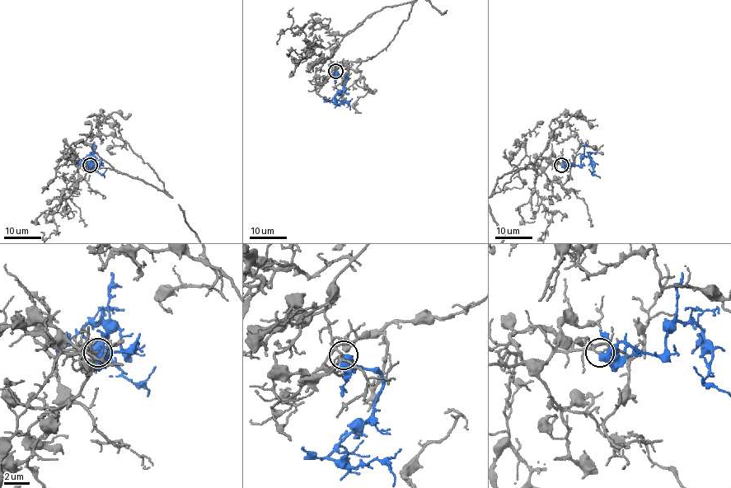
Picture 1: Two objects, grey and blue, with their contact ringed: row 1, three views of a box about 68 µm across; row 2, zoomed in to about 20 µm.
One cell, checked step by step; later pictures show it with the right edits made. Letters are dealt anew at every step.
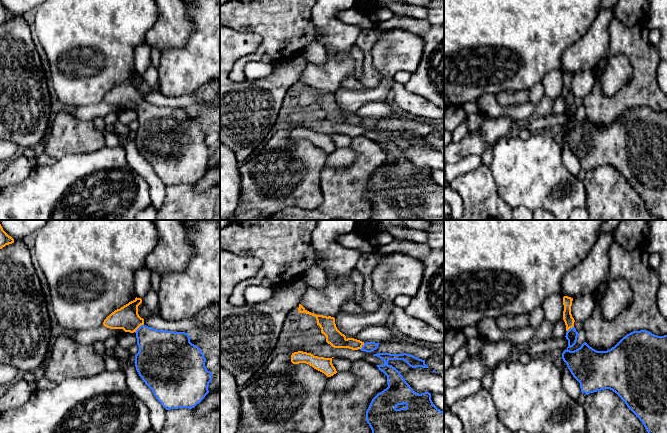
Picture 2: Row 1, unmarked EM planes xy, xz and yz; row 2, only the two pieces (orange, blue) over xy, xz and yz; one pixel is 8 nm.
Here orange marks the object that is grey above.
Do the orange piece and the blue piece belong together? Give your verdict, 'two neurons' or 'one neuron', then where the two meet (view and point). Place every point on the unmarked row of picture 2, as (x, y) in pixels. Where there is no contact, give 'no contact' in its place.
one neuron; meets orange in xy at (138, 103)

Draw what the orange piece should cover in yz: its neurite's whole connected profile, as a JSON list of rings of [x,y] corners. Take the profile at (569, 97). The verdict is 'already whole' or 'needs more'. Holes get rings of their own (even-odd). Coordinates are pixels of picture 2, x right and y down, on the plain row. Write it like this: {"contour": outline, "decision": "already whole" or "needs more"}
{"contour": [[[563,73],[568,123],[563,127],[562,135],[580,159],[581,168],[588,171],[604,165],[612,166],[639,194],[653,215],[667,220],[667,111],[657,112],[647,106],[633,107],[607,127],[597,127],[586,118],[570,127],[579,111],[571,90],[572,77],[571,73]]], "decision": "needs more"}

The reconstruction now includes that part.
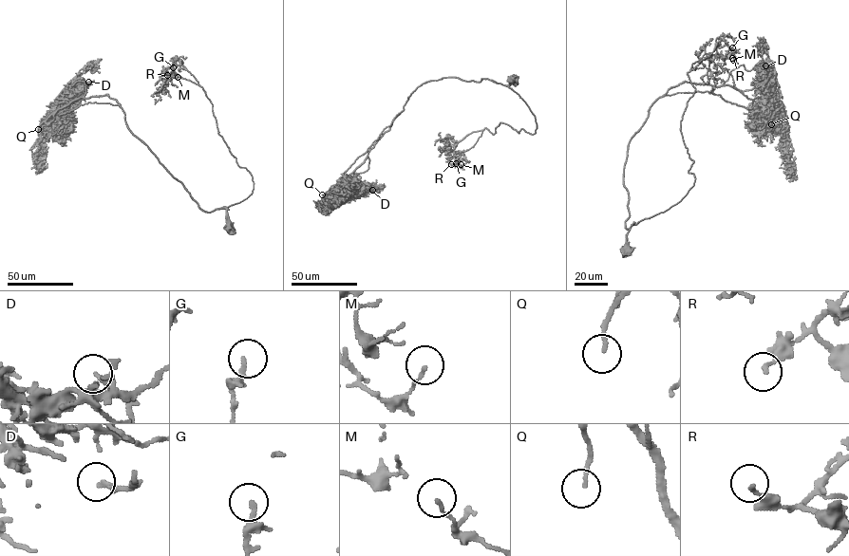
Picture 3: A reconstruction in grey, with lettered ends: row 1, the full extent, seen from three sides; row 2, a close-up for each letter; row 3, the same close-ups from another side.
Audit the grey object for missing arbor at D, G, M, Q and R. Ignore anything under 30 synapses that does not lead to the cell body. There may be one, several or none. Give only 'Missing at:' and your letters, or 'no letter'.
Missing at: D, Q

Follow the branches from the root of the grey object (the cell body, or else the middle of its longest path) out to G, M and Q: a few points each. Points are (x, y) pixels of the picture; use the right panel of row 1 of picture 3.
G: (626, 249), (633, 223), (693, 185), (680, 131), (695, 90), (687, 73), (732, 47)
M: (626, 249), (633, 223), (665, 212), (693, 185), (680, 131), (695, 90), (691, 64), (733, 60)
Q: (626, 249), (634, 223), (625, 227), (628, 145), (669, 89), (685, 82), (729, 85), (751, 99), (771, 124)

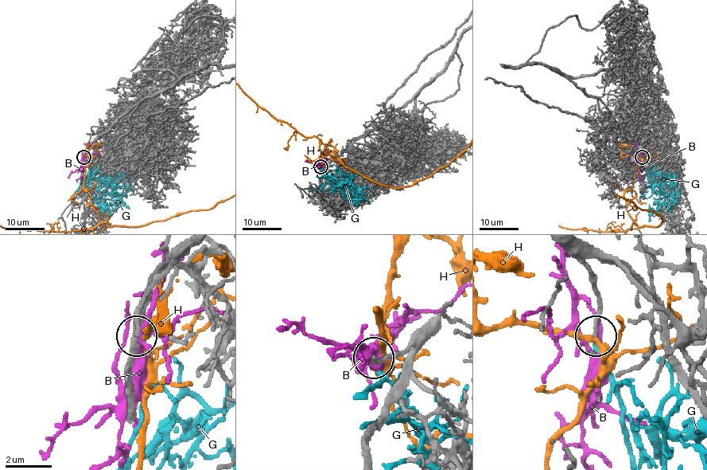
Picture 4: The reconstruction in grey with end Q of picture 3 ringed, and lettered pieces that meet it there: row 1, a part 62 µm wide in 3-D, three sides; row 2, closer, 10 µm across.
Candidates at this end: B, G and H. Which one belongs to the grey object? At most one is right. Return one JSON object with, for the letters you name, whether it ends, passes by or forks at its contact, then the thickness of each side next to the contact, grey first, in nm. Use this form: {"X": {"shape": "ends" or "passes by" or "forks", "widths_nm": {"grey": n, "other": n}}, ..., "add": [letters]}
{"G": {"shape": "ends", "widths_nm": {"grey": 170, "other": 190}}, "add": ["G"]}

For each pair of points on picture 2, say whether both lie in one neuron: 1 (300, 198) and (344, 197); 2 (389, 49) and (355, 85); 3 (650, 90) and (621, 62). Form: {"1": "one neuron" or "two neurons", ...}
{"1": "two neurons", "2": "two neurons", "3": "two neurons"}

